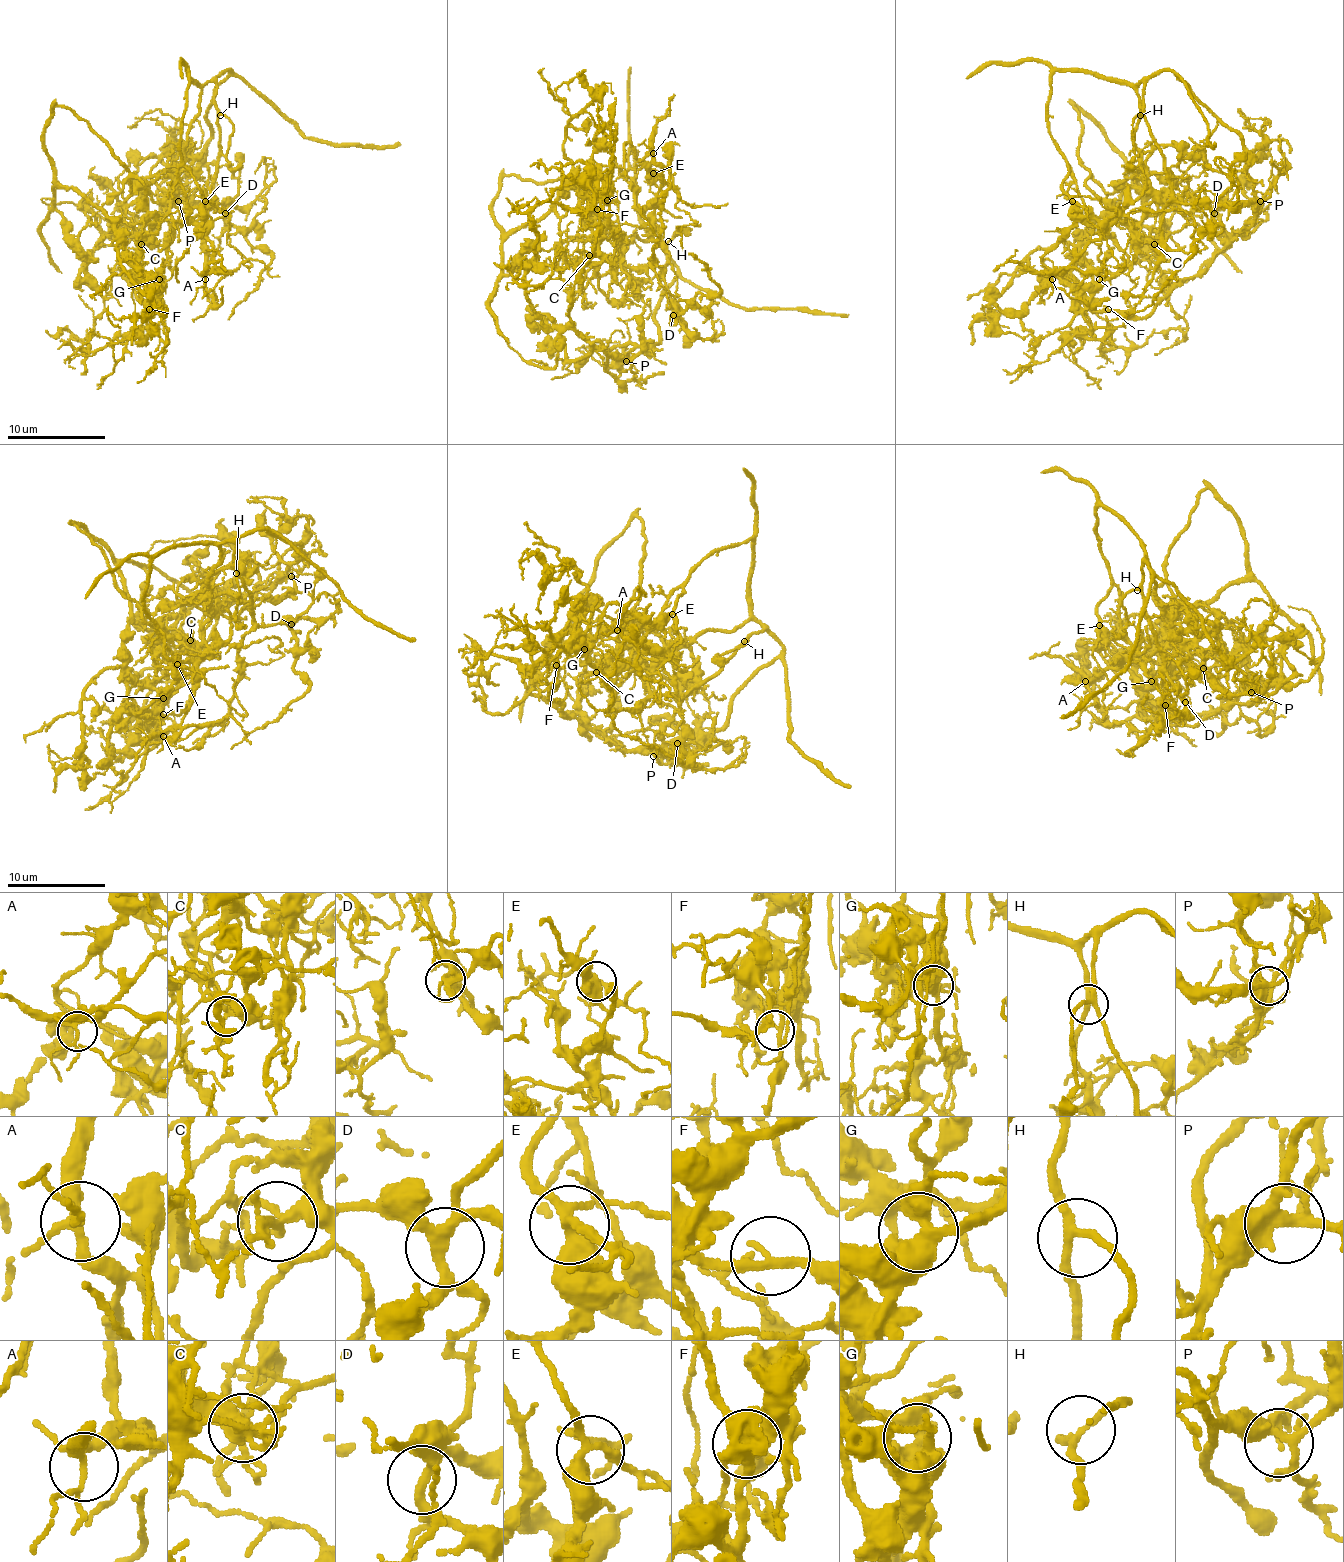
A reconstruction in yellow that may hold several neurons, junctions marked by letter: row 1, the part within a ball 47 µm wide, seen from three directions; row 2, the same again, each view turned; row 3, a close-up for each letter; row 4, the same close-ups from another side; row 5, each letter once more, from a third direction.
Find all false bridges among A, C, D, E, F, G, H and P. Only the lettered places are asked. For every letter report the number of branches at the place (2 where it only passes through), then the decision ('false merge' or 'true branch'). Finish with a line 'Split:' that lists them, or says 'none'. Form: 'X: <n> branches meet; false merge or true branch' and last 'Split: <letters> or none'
A: 5 branches meet; true branch
C: 5 branches meet; false merge
D: 4 branches meet; true branch
E: 4 branches meet; true branch
F: 3 branches meet; true branch
G: 5 branches meet; true branch
H: 3 branches meet; true branch
P: 5 branches meet; true branch
Split: C

